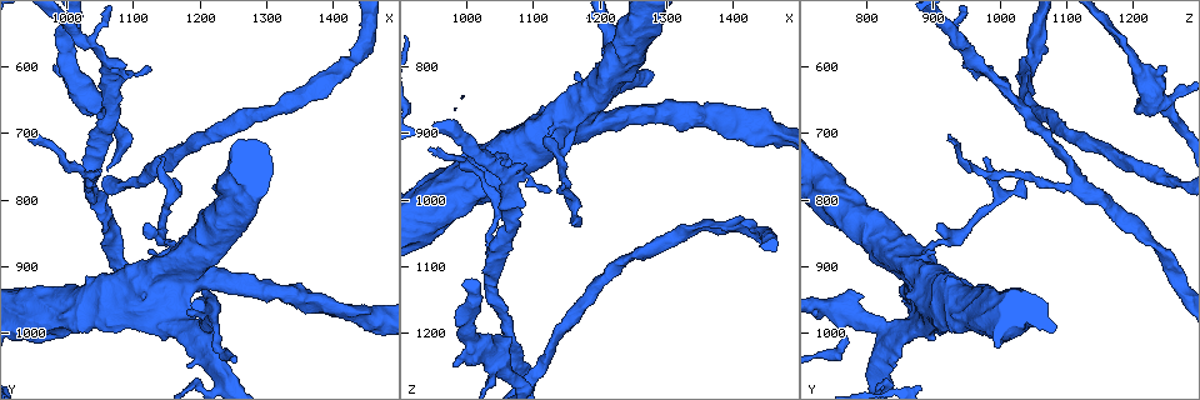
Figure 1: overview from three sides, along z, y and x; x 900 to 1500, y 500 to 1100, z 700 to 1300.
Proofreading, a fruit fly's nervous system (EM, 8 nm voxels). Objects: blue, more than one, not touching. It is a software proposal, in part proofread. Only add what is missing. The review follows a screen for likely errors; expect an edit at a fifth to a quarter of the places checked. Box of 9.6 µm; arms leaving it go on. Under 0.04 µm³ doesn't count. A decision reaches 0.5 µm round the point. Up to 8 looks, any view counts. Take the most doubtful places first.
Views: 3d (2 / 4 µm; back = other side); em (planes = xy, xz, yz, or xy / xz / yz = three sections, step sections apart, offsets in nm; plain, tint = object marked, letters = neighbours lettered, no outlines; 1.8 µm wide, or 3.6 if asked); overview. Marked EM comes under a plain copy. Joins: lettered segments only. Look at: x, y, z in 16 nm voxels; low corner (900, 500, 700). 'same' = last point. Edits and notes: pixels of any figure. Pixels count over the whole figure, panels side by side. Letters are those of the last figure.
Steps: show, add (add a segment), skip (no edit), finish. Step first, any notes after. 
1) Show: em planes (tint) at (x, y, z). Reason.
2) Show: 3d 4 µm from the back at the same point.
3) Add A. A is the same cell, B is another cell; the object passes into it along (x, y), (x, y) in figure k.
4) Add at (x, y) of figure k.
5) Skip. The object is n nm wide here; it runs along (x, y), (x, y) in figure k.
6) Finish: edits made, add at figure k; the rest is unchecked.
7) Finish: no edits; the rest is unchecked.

Show: em xy step 8 (tint) at (1090, 600, 945). Free end.

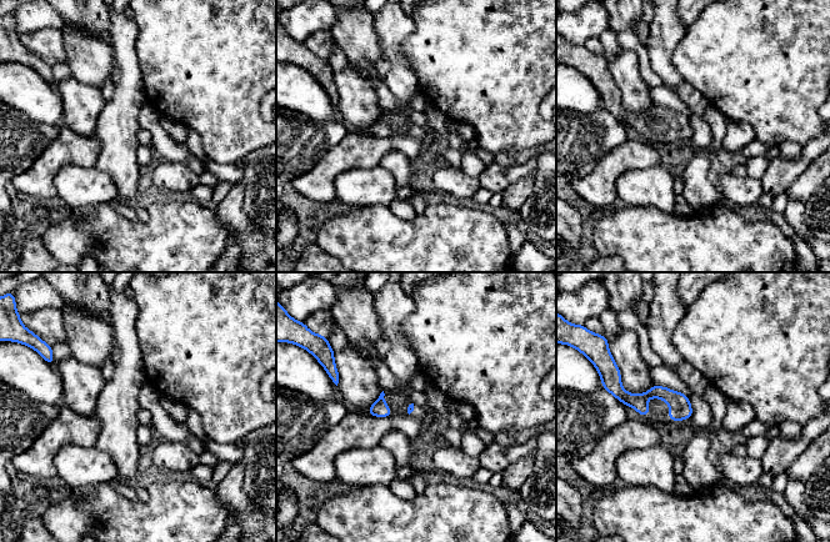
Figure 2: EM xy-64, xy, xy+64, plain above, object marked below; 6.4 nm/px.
Show: em xy step 8 (letters) at the same point. What lies round it.

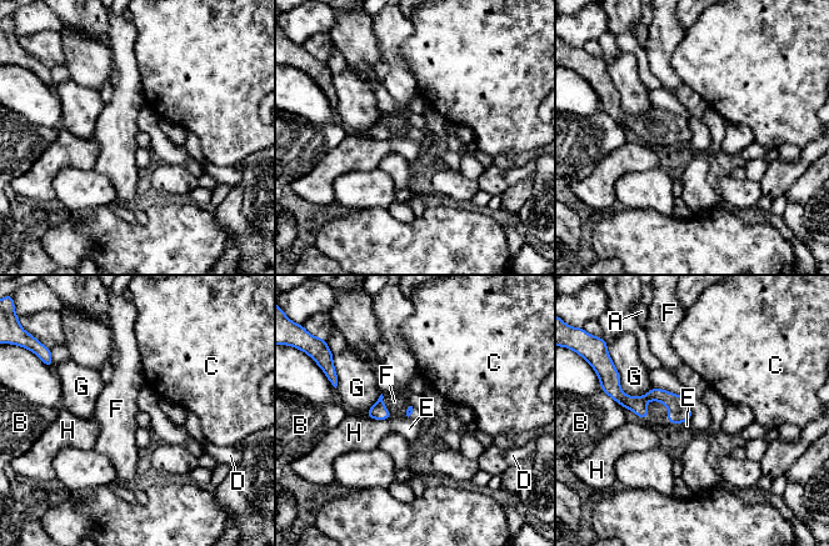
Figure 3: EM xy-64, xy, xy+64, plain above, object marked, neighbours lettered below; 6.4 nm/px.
Skip. A, B, C, D, E, F, G and H are other cells; no lettered segment goes on from it.

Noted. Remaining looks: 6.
Show: em xy step 16 (tint) at (1460, 575, 1070). Branch stops here.

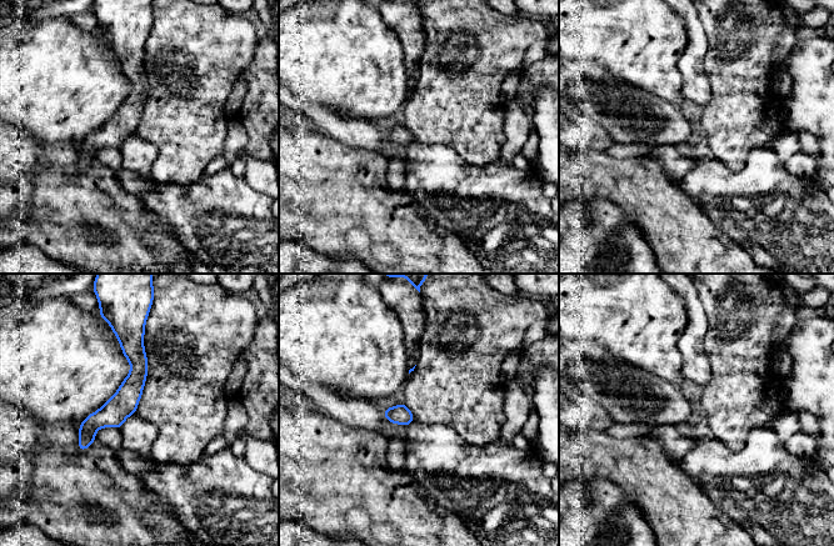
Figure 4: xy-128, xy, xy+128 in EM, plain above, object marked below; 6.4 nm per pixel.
Show: em planes (tint) at the same point. Cut it another way.

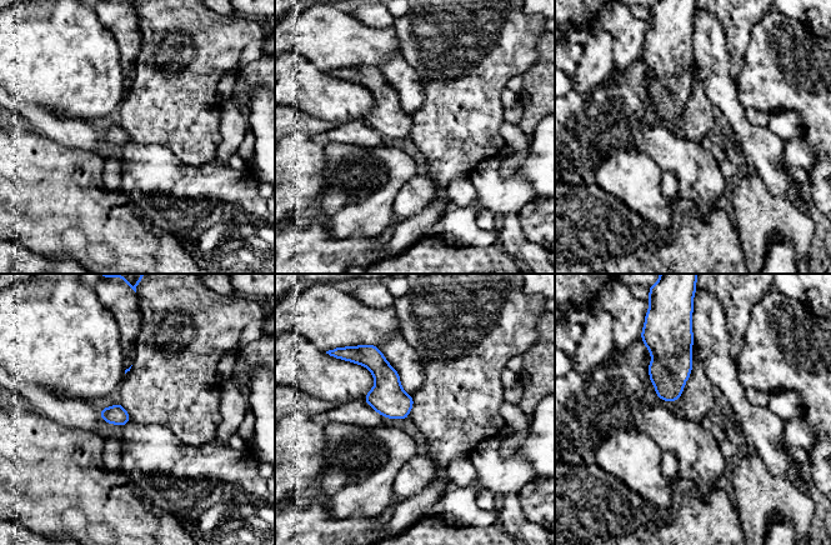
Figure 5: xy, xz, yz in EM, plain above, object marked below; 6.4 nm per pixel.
Show: em planes (letters) at the same point. See the neighbours.

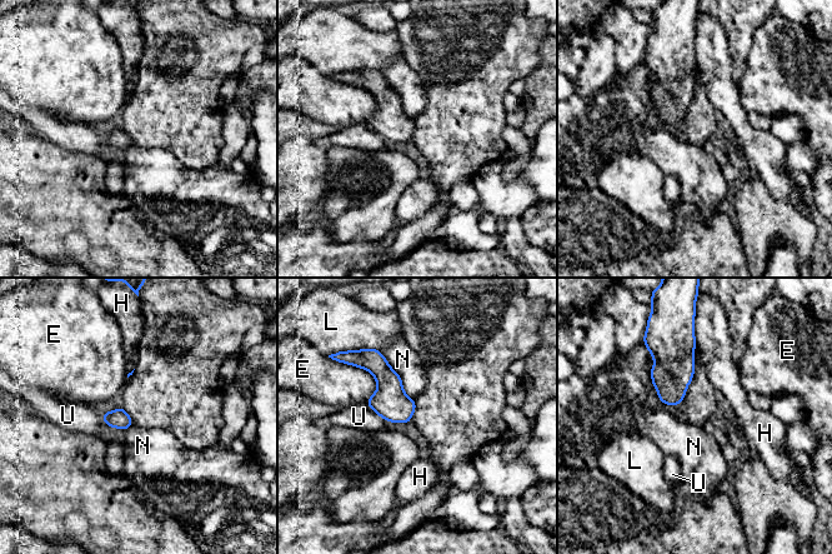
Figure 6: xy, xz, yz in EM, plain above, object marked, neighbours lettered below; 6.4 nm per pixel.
Skip. E, H, L, N and U are other cells; a border runs along (380, 352), (414, 400) in figure 6; no lettered segment goes on from it.

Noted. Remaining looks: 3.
Show: em xz step 8 (letters) at (985, 595, 1245).

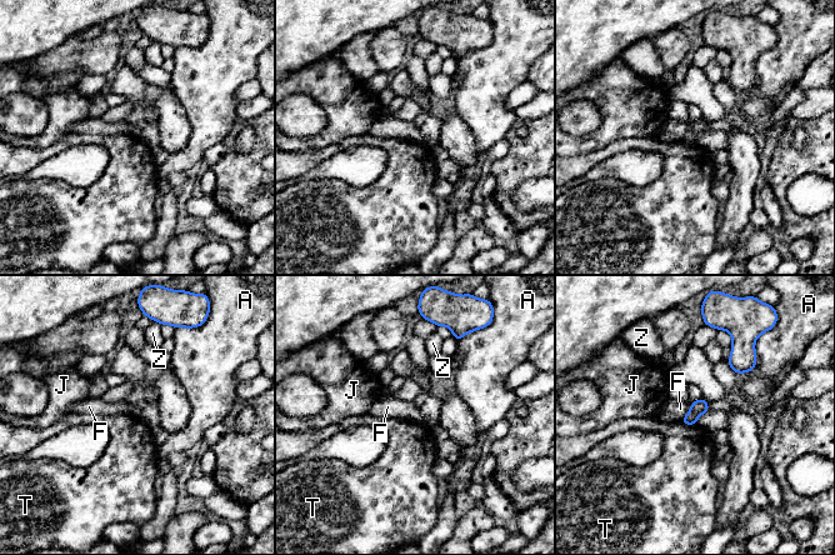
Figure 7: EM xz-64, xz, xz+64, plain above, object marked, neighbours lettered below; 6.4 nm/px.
Show: em planes (letters) at the same point. Cut it another way.

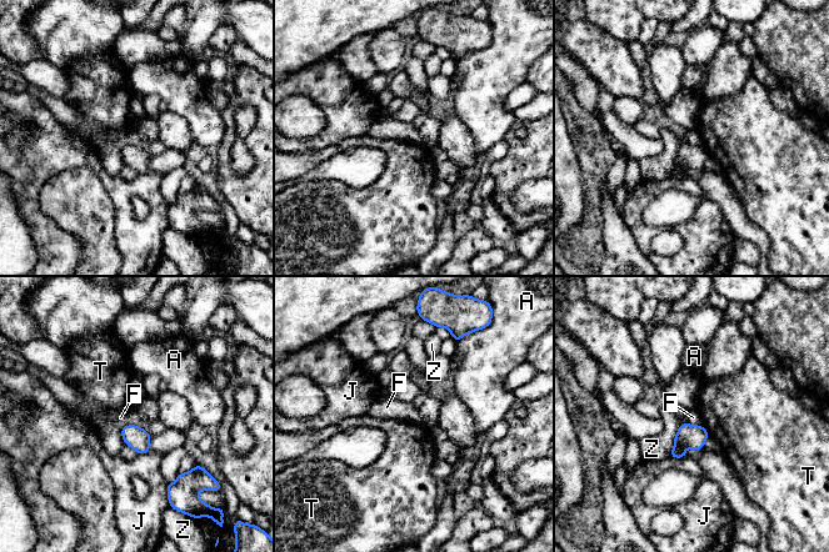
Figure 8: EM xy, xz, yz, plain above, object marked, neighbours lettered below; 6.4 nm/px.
Skip. A, F, J, T and Z are other cells; no lettered segment goes on from it.

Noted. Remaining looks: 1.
Finish: no edits; the rest is unchecked.

